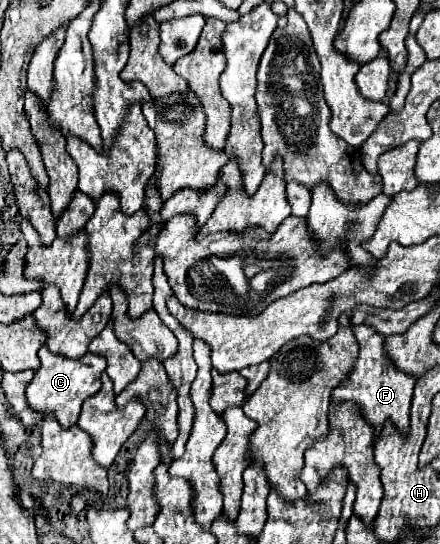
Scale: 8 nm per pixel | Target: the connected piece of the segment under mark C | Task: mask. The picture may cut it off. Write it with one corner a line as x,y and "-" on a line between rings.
42,346
38,350
38,358
42,362
42,366
36,370
34,380
30,382
30,386
26,388
26,400
28,404
42,412
42,414
50,414
54,412
58,422
66,428
66,426
74,426
78,422
78,414
82,408
82,402
90,396
94,396
100,390
100,374
106,368
104,358
100,358
98,354
90,354
86,352
84,358
72,360
66,358
62,354
54,354
50,352
46,346

